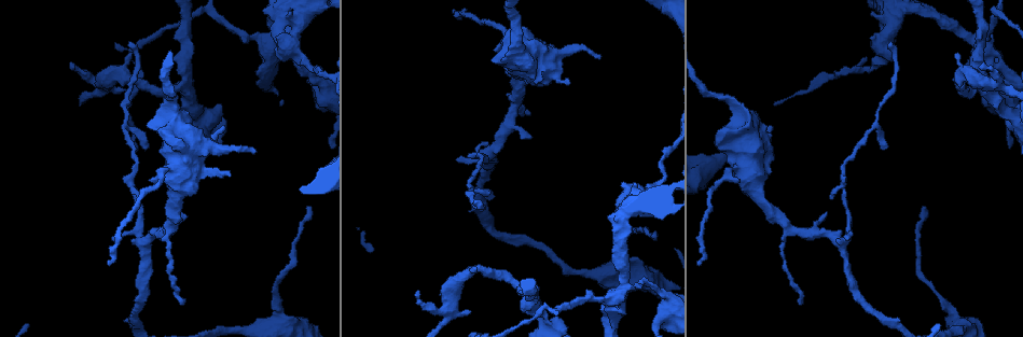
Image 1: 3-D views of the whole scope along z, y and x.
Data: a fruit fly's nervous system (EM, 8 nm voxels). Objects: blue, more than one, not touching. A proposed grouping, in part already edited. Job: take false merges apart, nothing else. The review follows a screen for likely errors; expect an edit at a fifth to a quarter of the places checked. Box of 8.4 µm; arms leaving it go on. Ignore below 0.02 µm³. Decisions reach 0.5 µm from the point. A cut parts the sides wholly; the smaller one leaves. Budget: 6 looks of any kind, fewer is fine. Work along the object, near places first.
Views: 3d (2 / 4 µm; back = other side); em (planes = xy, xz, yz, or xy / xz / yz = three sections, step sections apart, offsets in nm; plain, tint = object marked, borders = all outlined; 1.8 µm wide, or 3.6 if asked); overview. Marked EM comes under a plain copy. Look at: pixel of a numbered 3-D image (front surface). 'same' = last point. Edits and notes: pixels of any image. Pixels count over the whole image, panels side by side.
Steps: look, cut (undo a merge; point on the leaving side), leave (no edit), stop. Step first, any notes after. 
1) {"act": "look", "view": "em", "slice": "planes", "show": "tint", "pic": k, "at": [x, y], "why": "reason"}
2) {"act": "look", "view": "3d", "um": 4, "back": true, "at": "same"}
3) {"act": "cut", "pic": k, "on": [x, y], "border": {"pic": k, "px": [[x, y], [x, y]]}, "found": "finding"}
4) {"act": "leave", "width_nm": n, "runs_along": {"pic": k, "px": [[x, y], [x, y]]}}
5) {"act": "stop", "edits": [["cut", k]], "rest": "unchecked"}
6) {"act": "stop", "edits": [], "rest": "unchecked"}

{"act": "look", "view": "em", "um": 3.6, "slice": "xy", "step": 16, "show": "tint", "pic": 1, "at": [200, 145], "why": "sudden change in width"}

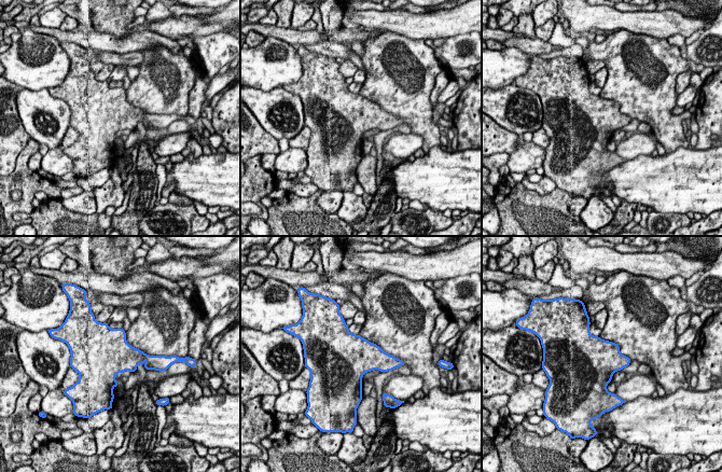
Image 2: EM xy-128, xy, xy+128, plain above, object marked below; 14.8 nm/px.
{"act": "look", "view": "em", "um": 3.6, "slice": "planes", "show": "tint", "at": "same"}

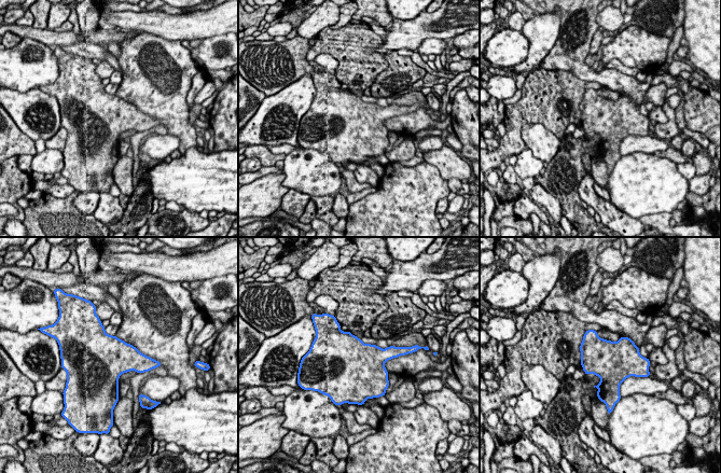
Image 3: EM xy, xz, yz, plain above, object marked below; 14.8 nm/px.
{"act": "leave", "found": "one neuron here"}

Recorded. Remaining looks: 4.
{"act": "look", "view": "3d", "um": 2, "pic": 1, "at": [974, 41], "why": "four-way junction"}

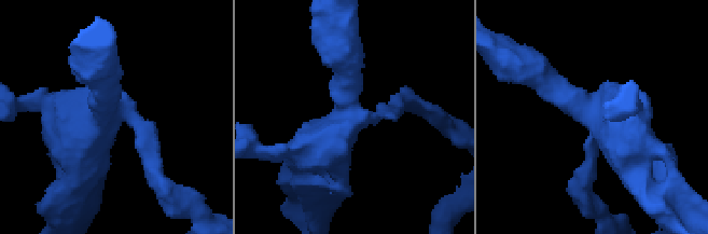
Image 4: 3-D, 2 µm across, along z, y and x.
{"act": "look", "view": "em", "slice": "planes", "show": "tint", "pic": 4, "at": [349, 112], "arms": 4}

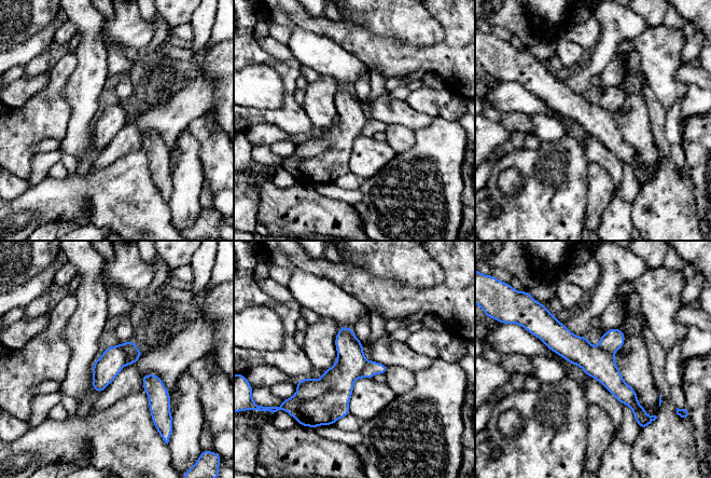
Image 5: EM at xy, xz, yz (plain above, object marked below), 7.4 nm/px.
{"act": "cut", "pic": 5, "on": [333, 404], "border": {"pic": 5, "px": [[329, 384], [311, 398], [294, 396]]}, "found": "two neurons meet here"}

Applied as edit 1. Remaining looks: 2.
{"act": "stop", "edits": [["cut", 5]], "rest": "unchecked"}

